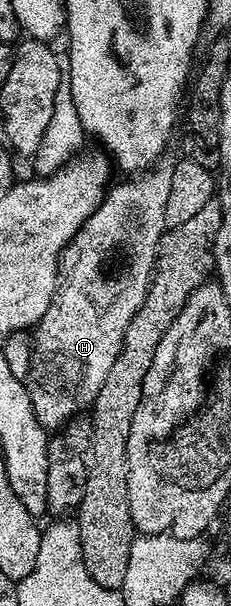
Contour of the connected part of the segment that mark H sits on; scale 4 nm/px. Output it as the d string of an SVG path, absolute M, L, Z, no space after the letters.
M164 154L150 168L132 175L128 184L116 183L103 197L94 214L63 248L61 275L49 302L49 310L45 310L33 328L31 369L25 381L37 422L41 422L45 429L62 429L68 420L86 413L95 403L101 382L105 382L113 362L117 362L117 354L121 354L125 330L129 330L133 314L141 310L149 294L151 278L155 274L155 251L168 229L165 206L169 202L175 162L174 155Z

